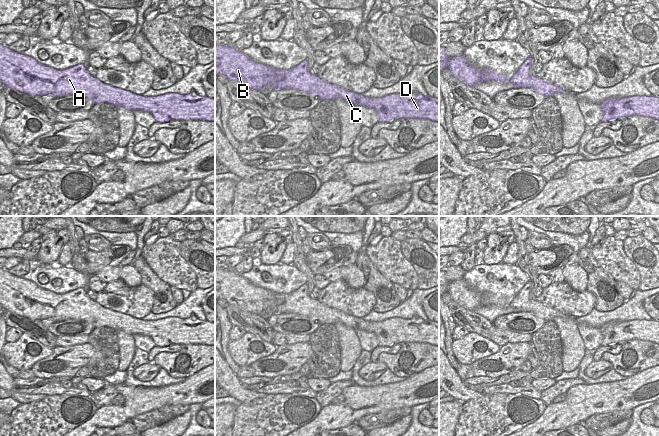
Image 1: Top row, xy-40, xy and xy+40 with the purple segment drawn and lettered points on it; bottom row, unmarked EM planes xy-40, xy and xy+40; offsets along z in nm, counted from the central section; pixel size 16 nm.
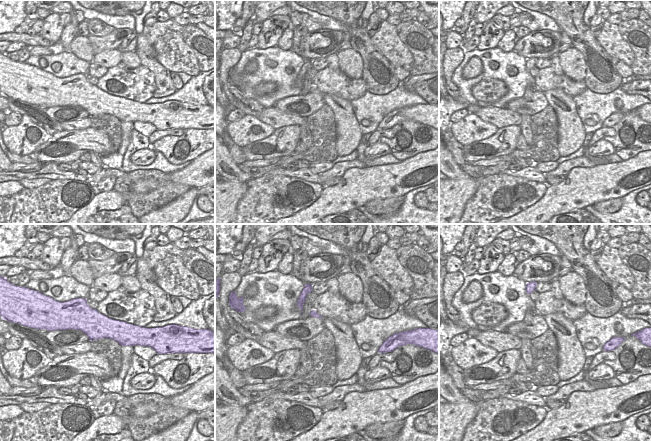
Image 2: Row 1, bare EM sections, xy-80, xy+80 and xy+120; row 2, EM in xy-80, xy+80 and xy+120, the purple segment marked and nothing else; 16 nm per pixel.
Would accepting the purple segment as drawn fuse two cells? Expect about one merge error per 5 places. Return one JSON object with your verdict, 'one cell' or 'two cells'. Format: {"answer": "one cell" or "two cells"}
{"answer": "one cell"}

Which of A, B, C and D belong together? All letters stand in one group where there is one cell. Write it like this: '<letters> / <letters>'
A B C D

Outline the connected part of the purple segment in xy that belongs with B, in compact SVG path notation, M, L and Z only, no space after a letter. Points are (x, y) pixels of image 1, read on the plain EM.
M215 268L215 302L225 299L227 305L235 305L239 310L260 315L264 311L273 311L274 314L295 313L313 318L320 324L335 324L342 322L355 330L372 332L377 336L378 346L391 346L403 342L429 343L439 346L439 322L423 320L421 318L403 319L390 318L380 322L365 321L362 318L348 315L335 308L330 308L317 299L308 295L307 283L299 289L289 293L276 293L261 287L252 285L247 279L227 268Z

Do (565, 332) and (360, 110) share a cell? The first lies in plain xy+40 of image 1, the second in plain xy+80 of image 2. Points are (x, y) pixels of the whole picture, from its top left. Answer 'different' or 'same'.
different

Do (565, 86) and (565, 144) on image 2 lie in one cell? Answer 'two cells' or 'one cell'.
two cells

